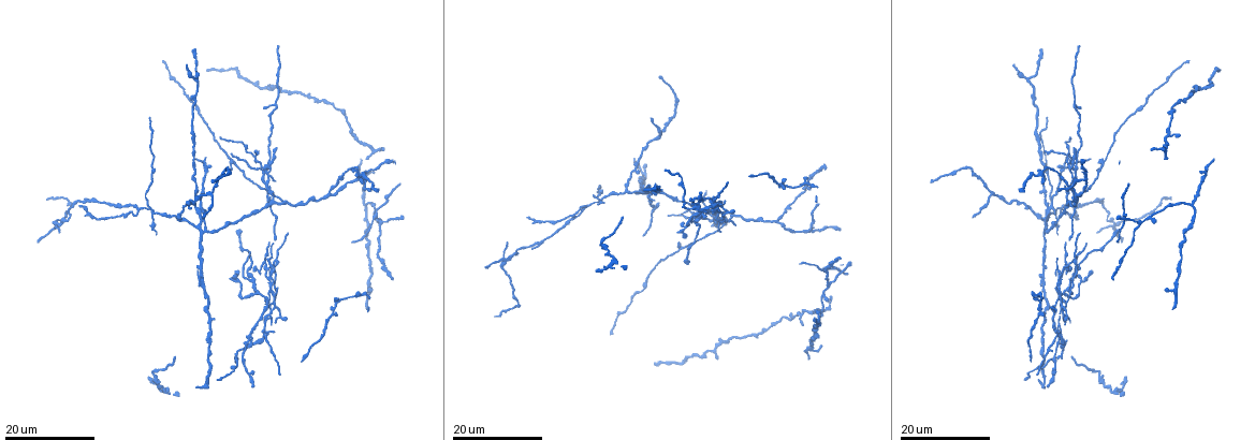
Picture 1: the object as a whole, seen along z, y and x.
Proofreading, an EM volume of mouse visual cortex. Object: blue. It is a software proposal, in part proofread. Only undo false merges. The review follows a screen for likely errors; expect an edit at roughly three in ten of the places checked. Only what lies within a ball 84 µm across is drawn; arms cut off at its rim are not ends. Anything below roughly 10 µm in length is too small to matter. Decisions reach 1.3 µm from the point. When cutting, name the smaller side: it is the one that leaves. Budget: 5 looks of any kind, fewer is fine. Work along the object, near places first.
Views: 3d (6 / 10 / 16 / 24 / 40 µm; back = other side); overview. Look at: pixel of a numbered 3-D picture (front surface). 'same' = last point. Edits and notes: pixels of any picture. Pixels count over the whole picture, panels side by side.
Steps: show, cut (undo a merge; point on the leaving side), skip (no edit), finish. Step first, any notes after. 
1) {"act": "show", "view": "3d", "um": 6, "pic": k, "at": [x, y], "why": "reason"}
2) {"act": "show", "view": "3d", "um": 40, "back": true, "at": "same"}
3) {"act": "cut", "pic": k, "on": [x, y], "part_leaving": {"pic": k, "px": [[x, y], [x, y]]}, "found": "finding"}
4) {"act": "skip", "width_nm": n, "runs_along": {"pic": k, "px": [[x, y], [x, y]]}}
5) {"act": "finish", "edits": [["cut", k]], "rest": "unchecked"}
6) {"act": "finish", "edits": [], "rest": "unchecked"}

{"act": "show", "view": "3d", "um": 24, "pic": 1, "at": [1075, 193], "why": "three-way junction"}

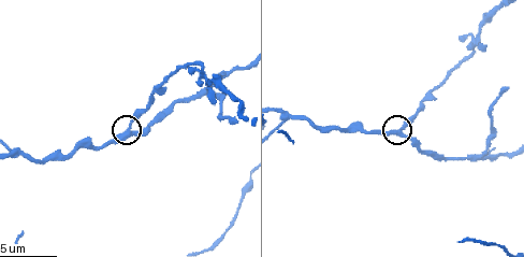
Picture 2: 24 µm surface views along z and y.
{"act": "show", "view": "3d", "um": 6, "pic": 2, "at": [399, 131]}

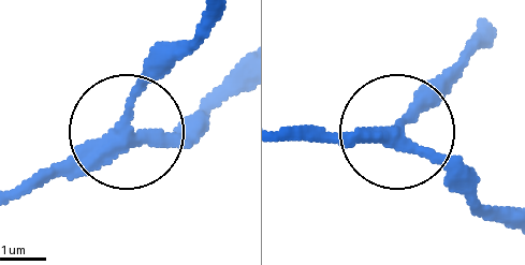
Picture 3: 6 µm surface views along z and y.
{"act": "skip", "runs_along": {"pic": 3, "px": [[239, 62], [171, 128], [128, 128], [135, 97], [201, 31]]}, "found": "one neuron here"}

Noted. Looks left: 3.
{"act": "show", "view": "3d", "um": 24, "pic": 1, "at": [1140, 224], "why": "three arms meet"}

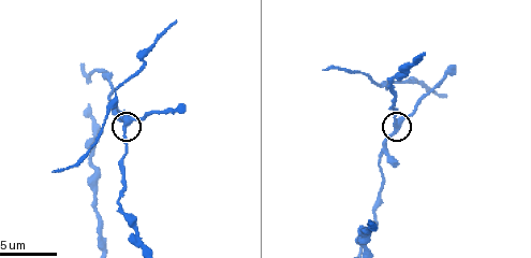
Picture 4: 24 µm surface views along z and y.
{"act": "show", "view": "3d", "um": 6, "pic": 4, "at": [124, 124], "why": "zoom in"}

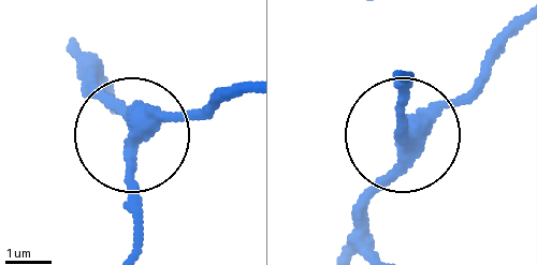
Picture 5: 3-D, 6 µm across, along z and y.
{"act": "show", "view": "3d", "um": 6, "back": true, "pic": 5, "at": [136, 138], "why": "other side"}

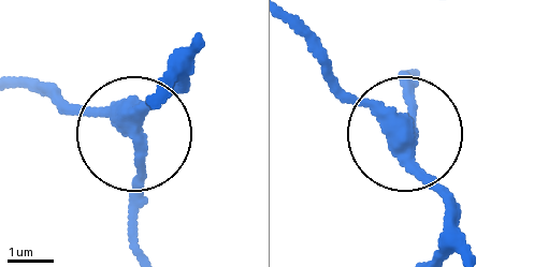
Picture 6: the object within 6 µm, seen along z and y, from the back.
{"act": "skip", "width_nm": 320, "found": "all the same neuron"}

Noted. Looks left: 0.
{"act": "finish", "edits": [], "rest": "unchecked"}

